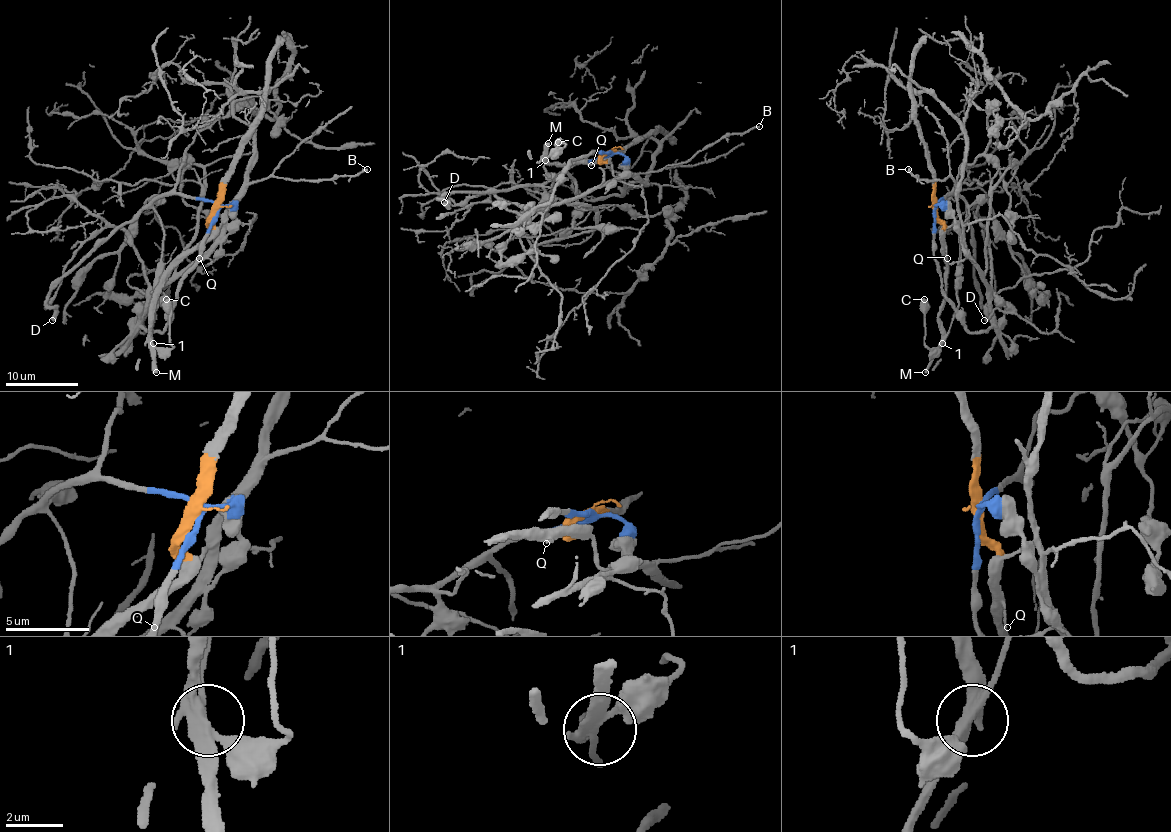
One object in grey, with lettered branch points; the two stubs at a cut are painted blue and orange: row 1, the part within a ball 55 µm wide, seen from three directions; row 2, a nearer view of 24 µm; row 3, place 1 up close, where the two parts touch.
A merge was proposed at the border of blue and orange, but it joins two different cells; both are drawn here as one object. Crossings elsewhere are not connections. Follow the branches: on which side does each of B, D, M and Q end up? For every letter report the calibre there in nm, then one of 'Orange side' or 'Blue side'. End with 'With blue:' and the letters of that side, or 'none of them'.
B: Thickness 220 nm. Blue side
D: Thickness 440 nm. Blue side
M: Thickness 360 nm. Orange side
Q: Thickness 130 nm. Orange side
With blue: B, D

